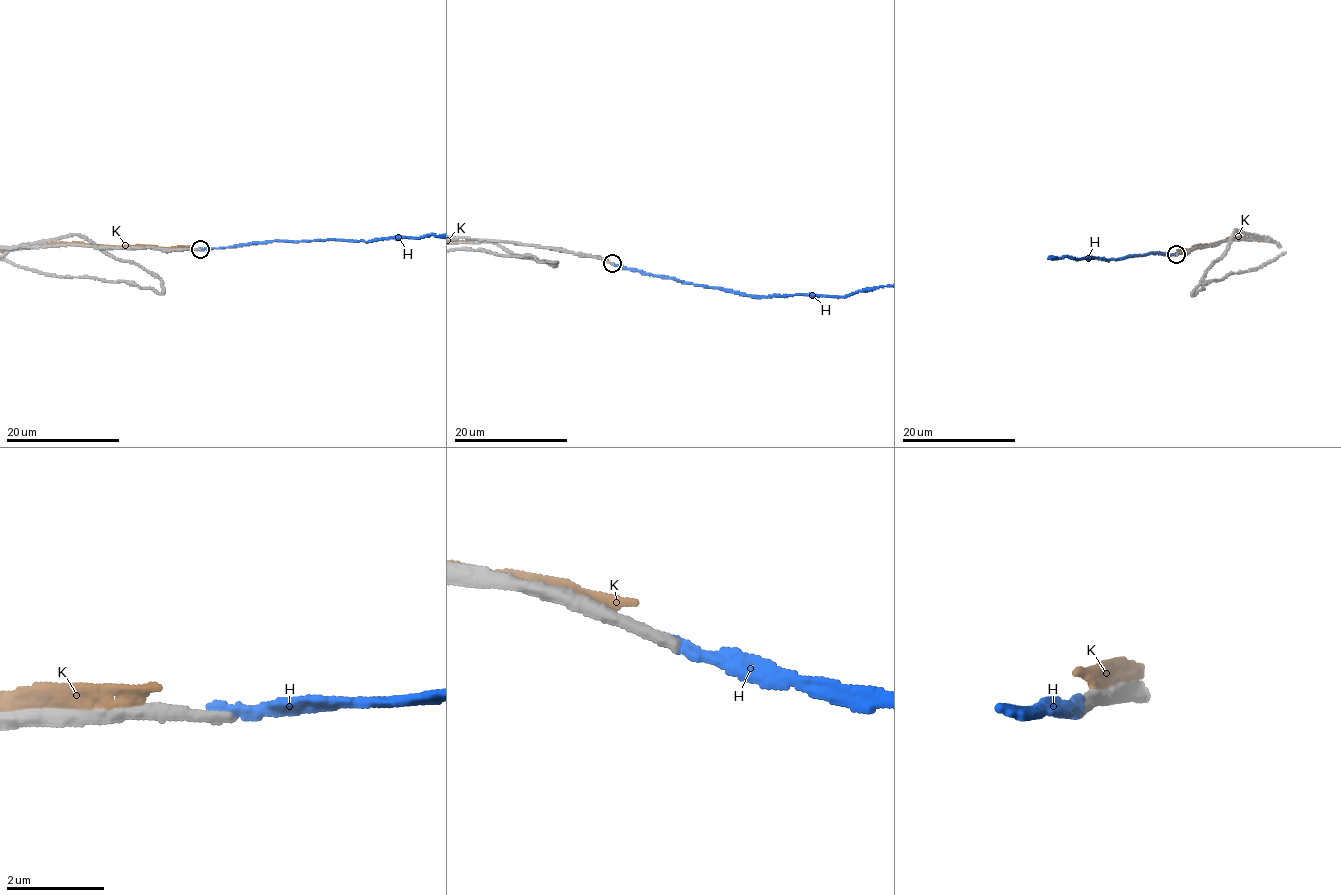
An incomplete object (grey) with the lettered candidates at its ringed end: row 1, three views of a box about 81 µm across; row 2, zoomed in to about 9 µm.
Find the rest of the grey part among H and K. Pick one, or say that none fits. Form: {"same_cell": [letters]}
{"same_cell": ["H"]}

